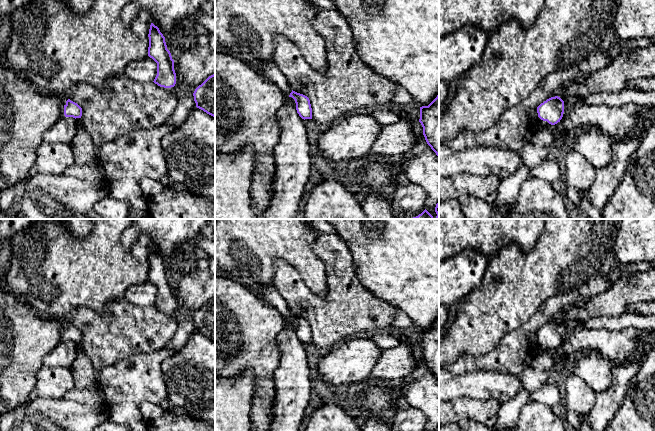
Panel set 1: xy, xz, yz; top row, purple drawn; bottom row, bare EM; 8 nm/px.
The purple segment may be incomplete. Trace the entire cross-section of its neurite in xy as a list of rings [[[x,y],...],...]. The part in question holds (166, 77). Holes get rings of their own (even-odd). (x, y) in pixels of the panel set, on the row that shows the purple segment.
[[[153,23],[149,29],[148,56],[157,63],[157,75],[154,83],[160,87],[171,88],[176,84],[174,60],[167,49],[165,37]]]

